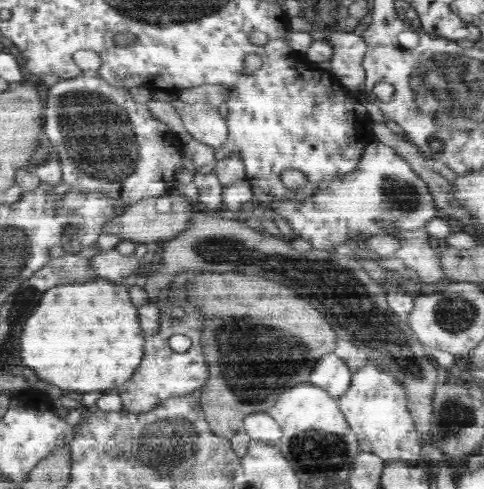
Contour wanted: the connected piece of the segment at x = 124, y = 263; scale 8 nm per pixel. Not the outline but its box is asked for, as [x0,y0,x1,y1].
[90,248,141,283]

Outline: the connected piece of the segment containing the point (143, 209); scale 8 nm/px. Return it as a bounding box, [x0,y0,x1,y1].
[104,192,202,244]

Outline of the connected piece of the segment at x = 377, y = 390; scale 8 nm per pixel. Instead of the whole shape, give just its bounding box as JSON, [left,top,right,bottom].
[338,366,422,463]

